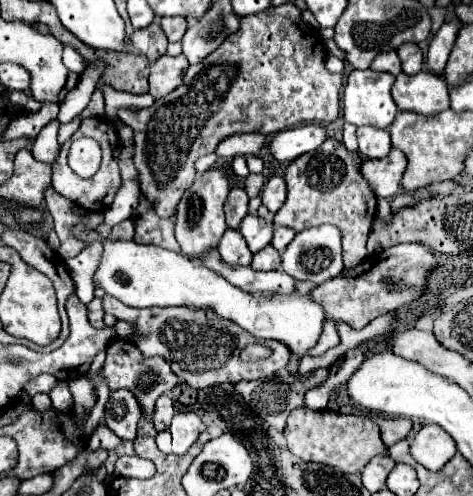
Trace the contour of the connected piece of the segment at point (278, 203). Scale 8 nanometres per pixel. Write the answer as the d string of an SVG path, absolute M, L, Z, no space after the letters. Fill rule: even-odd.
M273 176L265 184L265 188L261 192L261 198L263 198L263 206L269 212L275 214L283 206L283 202L285 202L285 180L283 180L283 176Z

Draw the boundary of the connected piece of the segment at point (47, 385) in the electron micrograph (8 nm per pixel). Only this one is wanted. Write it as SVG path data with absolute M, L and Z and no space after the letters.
M41 374L41 376L31 378L31 380L25 384L25 392L27 392L29 396L33 396L33 394L37 394L37 392L49 392L49 390L53 388L53 384L55 384L55 376L51 376L51 374Z

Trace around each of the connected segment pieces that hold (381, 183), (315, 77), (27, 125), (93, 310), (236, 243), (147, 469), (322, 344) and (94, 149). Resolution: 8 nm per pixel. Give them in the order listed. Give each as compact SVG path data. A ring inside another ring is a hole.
M393 148L389 156L381 160L365 160L361 164L361 174L371 184L377 198L393 198L399 190L399 180L405 172L407 158L401 150Z
M281 4L259 14L243 16L239 36L229 36L203 62L189 66L183 84L177 90L155 100L151 108L143 108L135 114L121 110L119 118L135 130L133 162L139 172L137 180L141 192L153 202L159 216L171 216L183 192L195 180L193 164L199 156L215 152L223 138L237 132L259 132L267 136L303 122L333 122L339 114L341 82L343 76L325 70L323 38L301 20L301 10L295 4Z
M43 104L39 112L21 114L13 124L9 124L9 136L29 136L35 138L37 132L53 118L57 118L59 104Z
M93 298L89 304L87 304L87 316L89 316L89 322L97 328L103 328L103 304L99 298Z
M227 228L219 246L217 246L221 258L229 264L241 264L241 266L249 266L251 264L251 250L245 242L245 238L241 236L239 230Z
M121 456L115 462L115 476L134 477L134 478L149 478L153 476L155 468L153 462L139 458L139 456Z
M329 320L327 324L323 326L323 336L321 336L319 344L309 352L309 356L319 356L319 354L323 354L327 348L333 348L333 346L337 346L339 343L340 337L336 330L336 321Z
M89 137L74 140L68 153L68 165L81 178L92 177L100 168L102 151Z

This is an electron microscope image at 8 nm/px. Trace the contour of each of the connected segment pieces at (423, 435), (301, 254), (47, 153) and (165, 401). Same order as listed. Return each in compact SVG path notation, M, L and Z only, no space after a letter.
M425 424L411 440L411 456L427 470L441 470L457 452L453 438L437 424Z
M321 224L321 226L307 228L303 232L297 232L289 248L285 248L285 252L281 254L281 260L283 260L283 270L295 280L309 280L313 284L323 284L335 278L337 274L341 274L343 270L341 234L331 224Z
M59 122L55 124L47 124L39 136L35 138L33 142L33 148L31 148L31 154L35 160L39 162L45 162L45 164L53 164L59 156L59 142L57 142L57 128L59 128Z
M161 396L155 404L155 416L153 416L153 422L155 422L155 428L157 430L167 430L171 420L175 416L175 410L173 410L173 404L171 404L171 398L169 396Z

